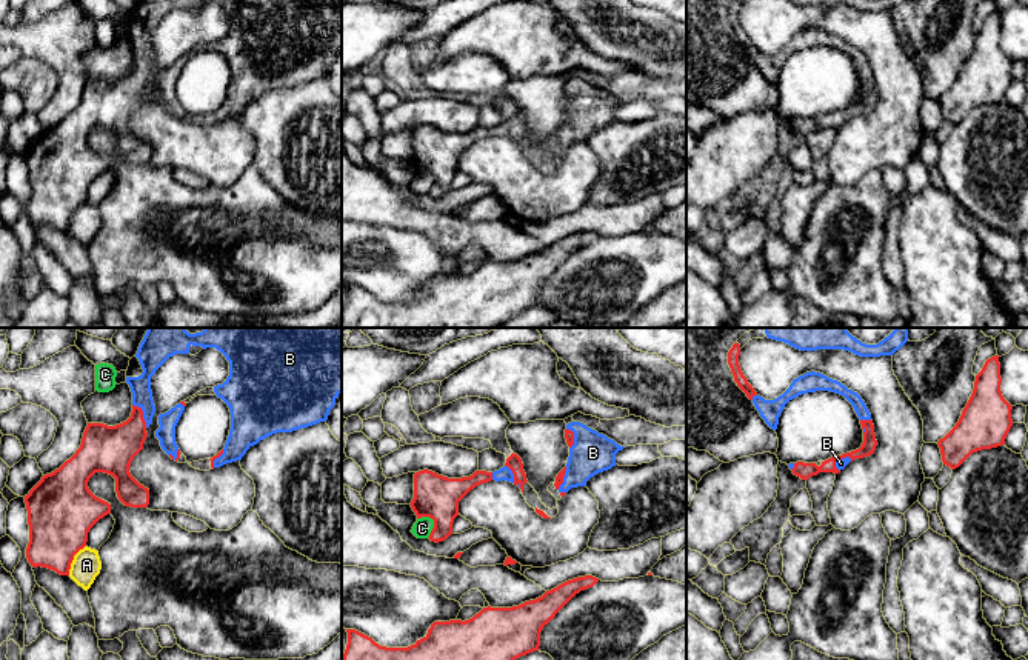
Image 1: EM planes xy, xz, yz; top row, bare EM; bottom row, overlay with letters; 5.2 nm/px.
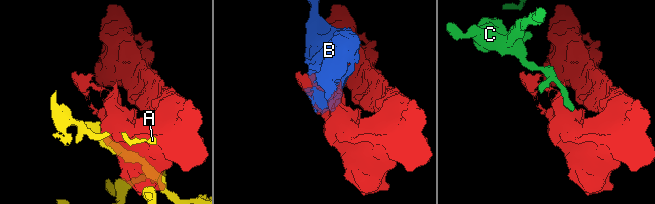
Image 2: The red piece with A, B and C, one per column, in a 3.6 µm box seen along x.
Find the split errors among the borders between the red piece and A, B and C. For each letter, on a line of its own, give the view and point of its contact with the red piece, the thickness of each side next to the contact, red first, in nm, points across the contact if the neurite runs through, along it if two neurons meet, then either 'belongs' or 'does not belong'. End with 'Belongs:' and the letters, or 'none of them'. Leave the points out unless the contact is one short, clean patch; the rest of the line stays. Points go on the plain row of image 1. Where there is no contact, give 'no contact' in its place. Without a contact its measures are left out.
A: contact xy (73, 214); calibres 360 and 150 nm; does not belong
B: contact xy (142, 70); calibres 240 and 110 nm; belongs
C: contact xz (434, 179); calibres 220 and 100 nm; does not belong
Belongs: B

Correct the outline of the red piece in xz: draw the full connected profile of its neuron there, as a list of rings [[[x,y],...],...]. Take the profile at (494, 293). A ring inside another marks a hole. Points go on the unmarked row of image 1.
[[[592,231],[568,235],[536,255],[512,263],[483,263],[469,275],[434,277],[428,289],[408,303],[386,303],[371,292],[346,285],[342,328],[500,328],[516,314],[539,306],[540,288],[580,246],[592,243]]]

